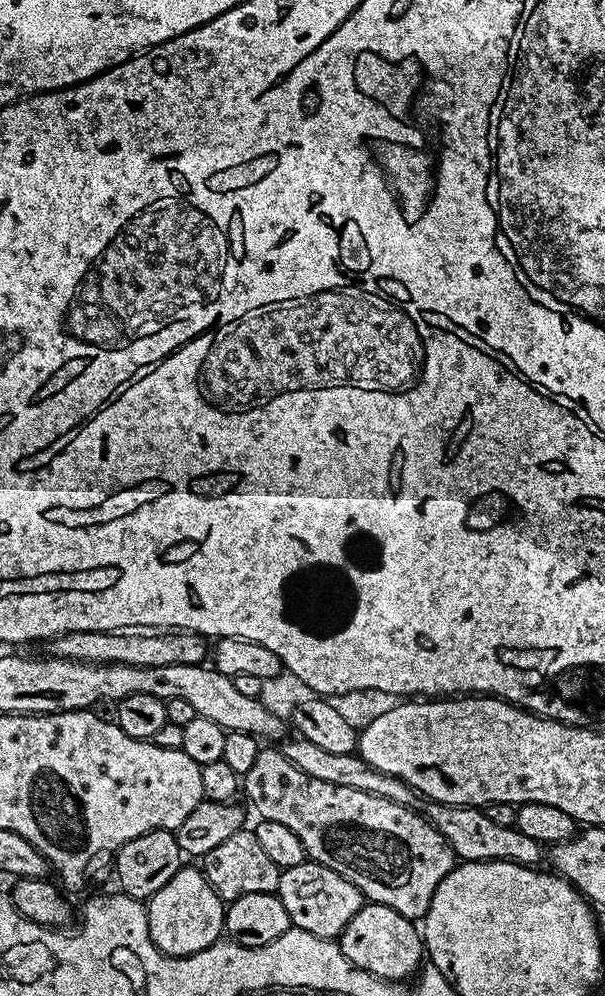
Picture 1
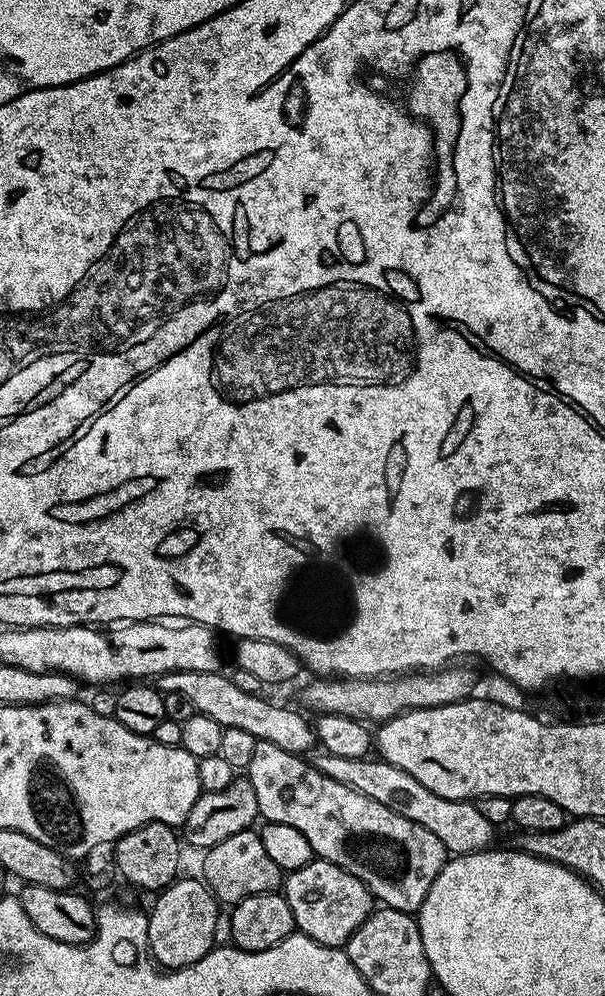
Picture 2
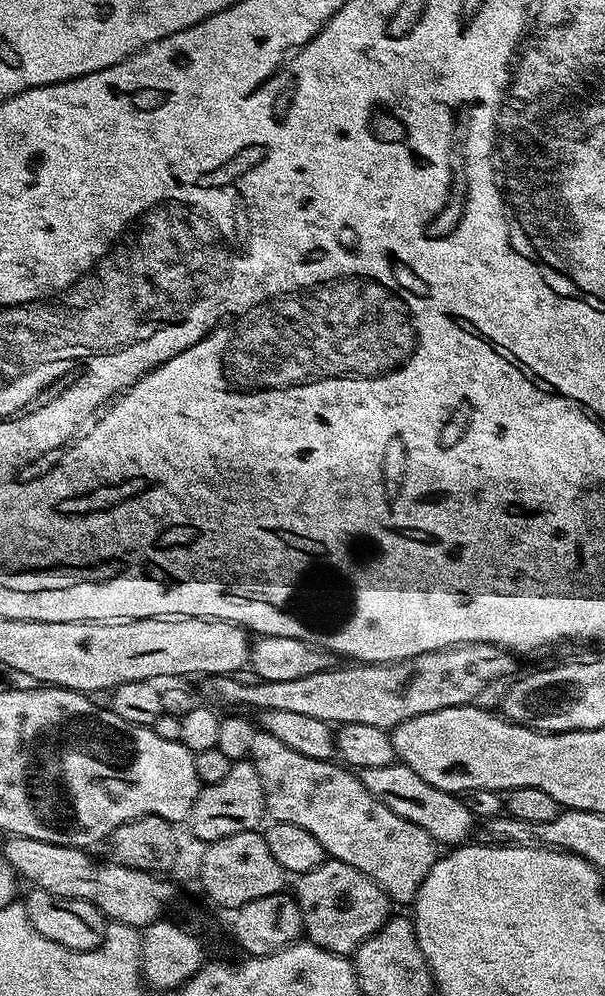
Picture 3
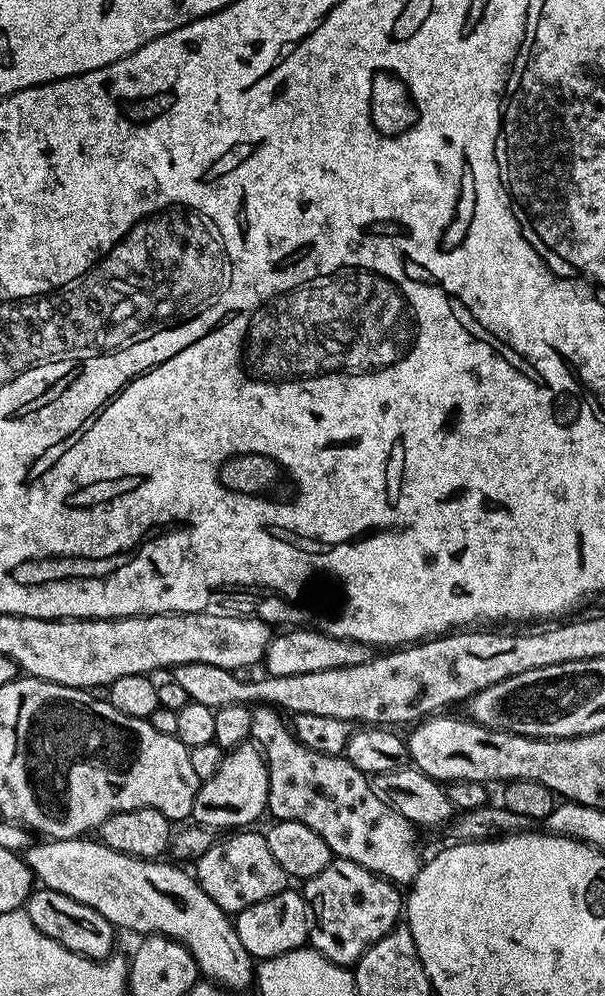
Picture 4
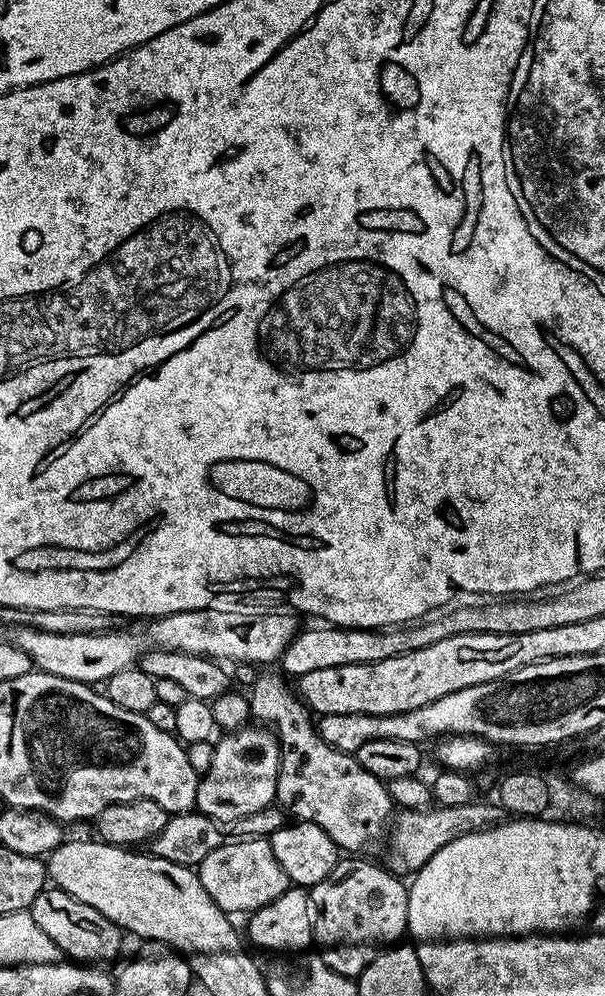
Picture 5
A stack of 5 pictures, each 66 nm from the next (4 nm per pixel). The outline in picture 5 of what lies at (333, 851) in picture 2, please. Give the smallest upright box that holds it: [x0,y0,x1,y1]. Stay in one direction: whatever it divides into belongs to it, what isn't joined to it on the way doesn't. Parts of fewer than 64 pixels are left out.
[250,675,394,854]

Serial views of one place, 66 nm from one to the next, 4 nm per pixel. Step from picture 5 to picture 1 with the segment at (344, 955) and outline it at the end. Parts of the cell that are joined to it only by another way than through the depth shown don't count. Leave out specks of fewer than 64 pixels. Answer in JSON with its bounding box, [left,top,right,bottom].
[276,858,366,941]

